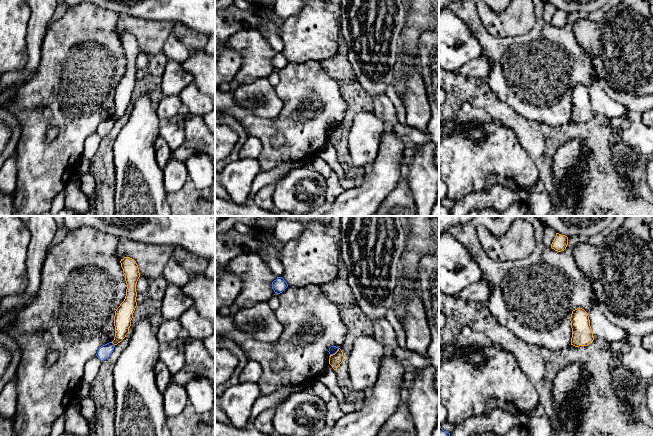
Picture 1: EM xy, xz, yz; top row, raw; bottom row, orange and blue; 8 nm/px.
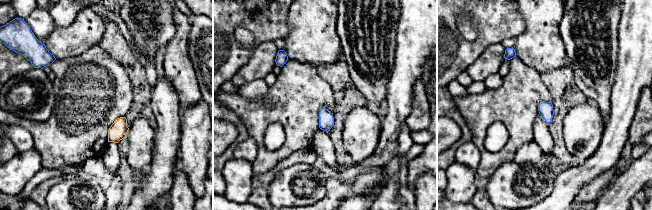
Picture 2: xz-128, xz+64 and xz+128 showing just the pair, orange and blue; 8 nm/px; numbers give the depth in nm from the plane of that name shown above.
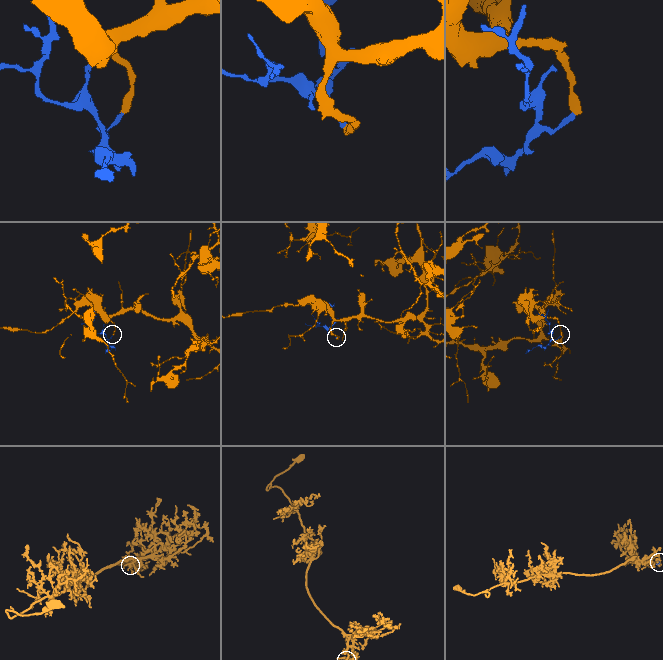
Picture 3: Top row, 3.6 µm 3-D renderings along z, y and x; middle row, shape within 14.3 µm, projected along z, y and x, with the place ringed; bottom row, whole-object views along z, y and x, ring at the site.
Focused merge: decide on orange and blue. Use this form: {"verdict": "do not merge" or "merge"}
{"verdict": "do not merge"}

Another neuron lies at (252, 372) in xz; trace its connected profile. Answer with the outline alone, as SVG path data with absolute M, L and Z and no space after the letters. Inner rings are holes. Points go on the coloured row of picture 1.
M250 359L246 366L242 369L239 376L240 383L252 382L257 383L262 376L262 367L255 361Z

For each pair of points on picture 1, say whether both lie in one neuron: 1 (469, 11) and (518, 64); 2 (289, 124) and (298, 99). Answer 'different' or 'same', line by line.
1: same
2: same

